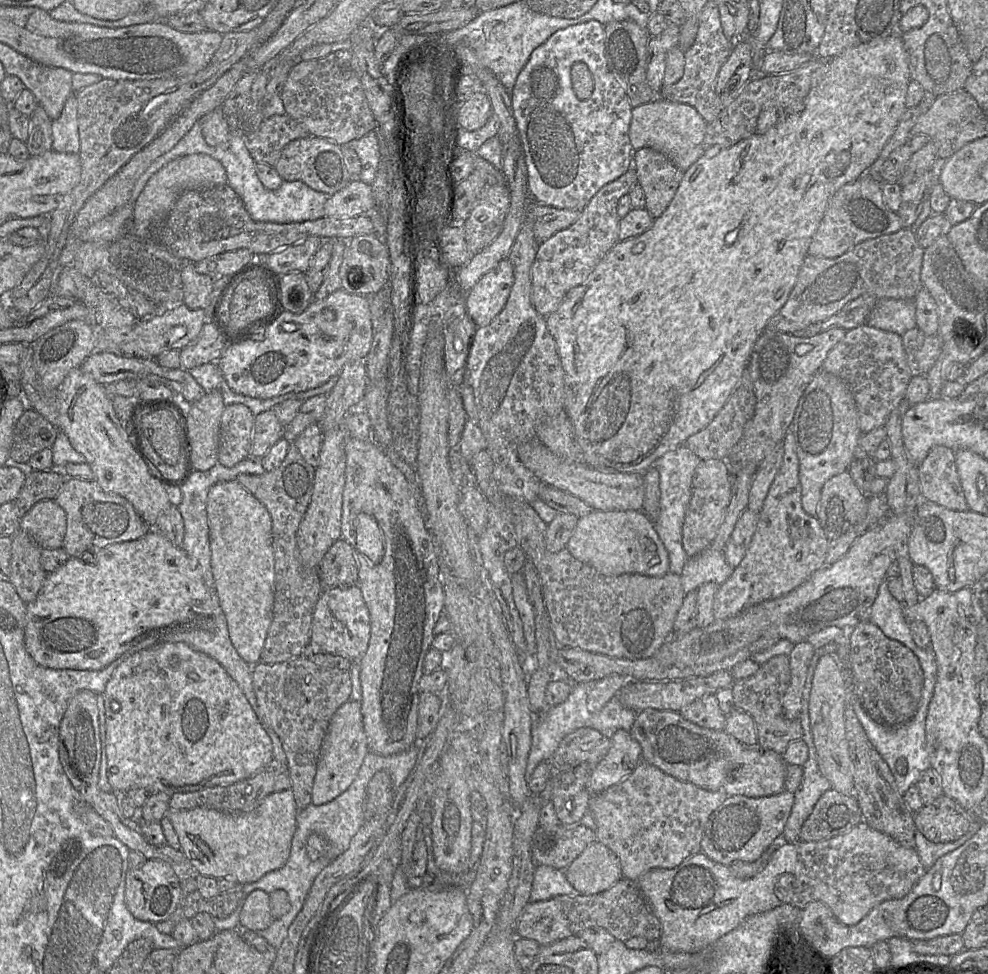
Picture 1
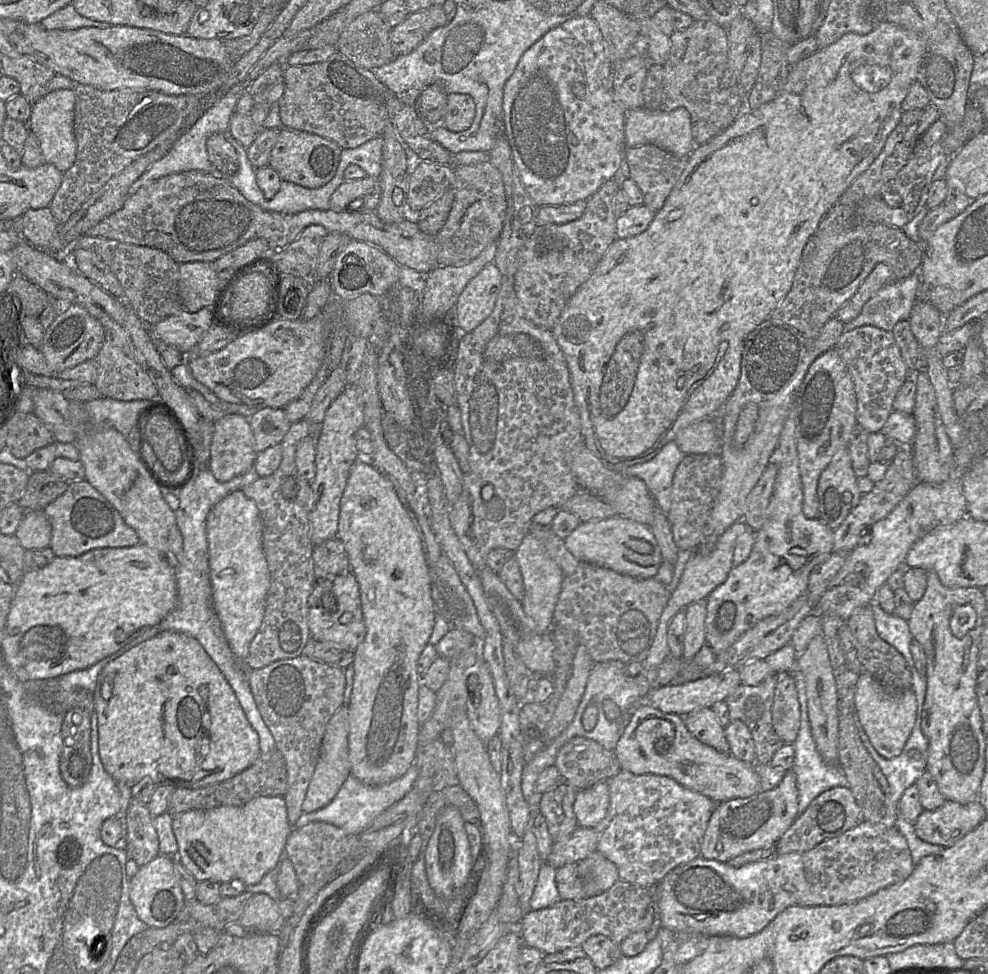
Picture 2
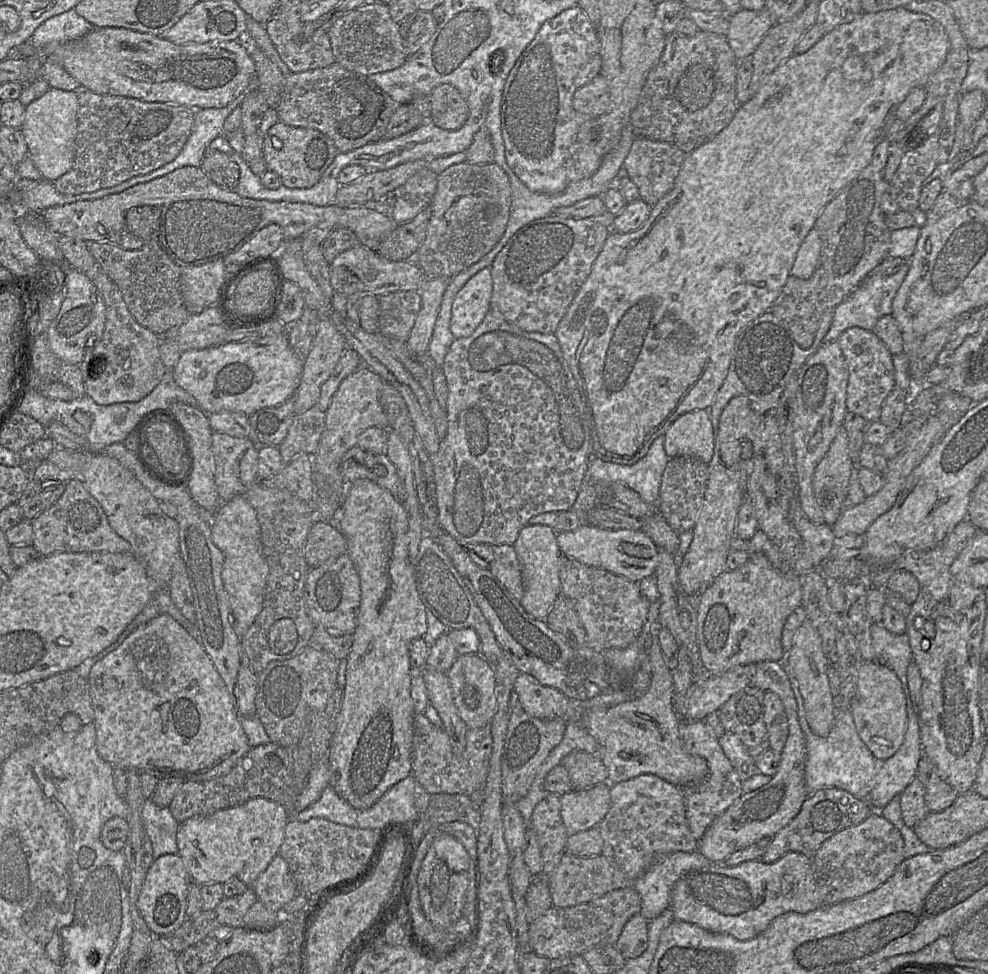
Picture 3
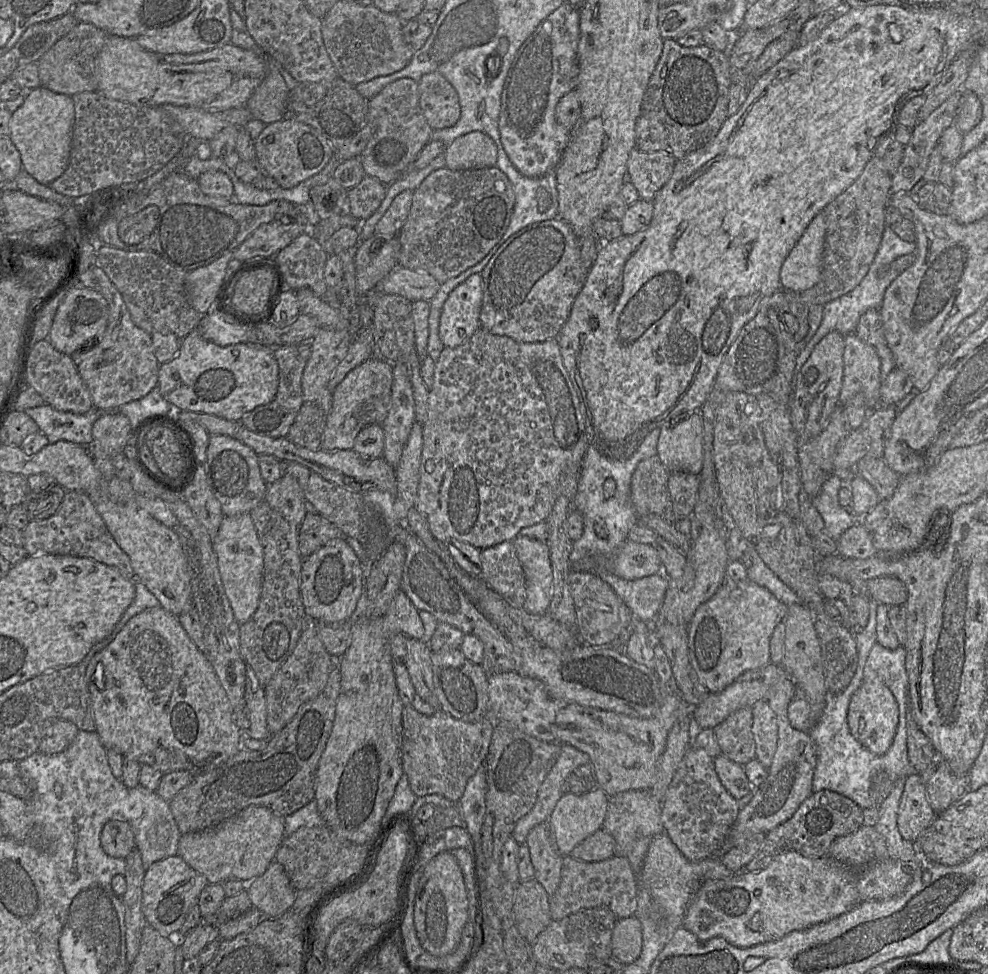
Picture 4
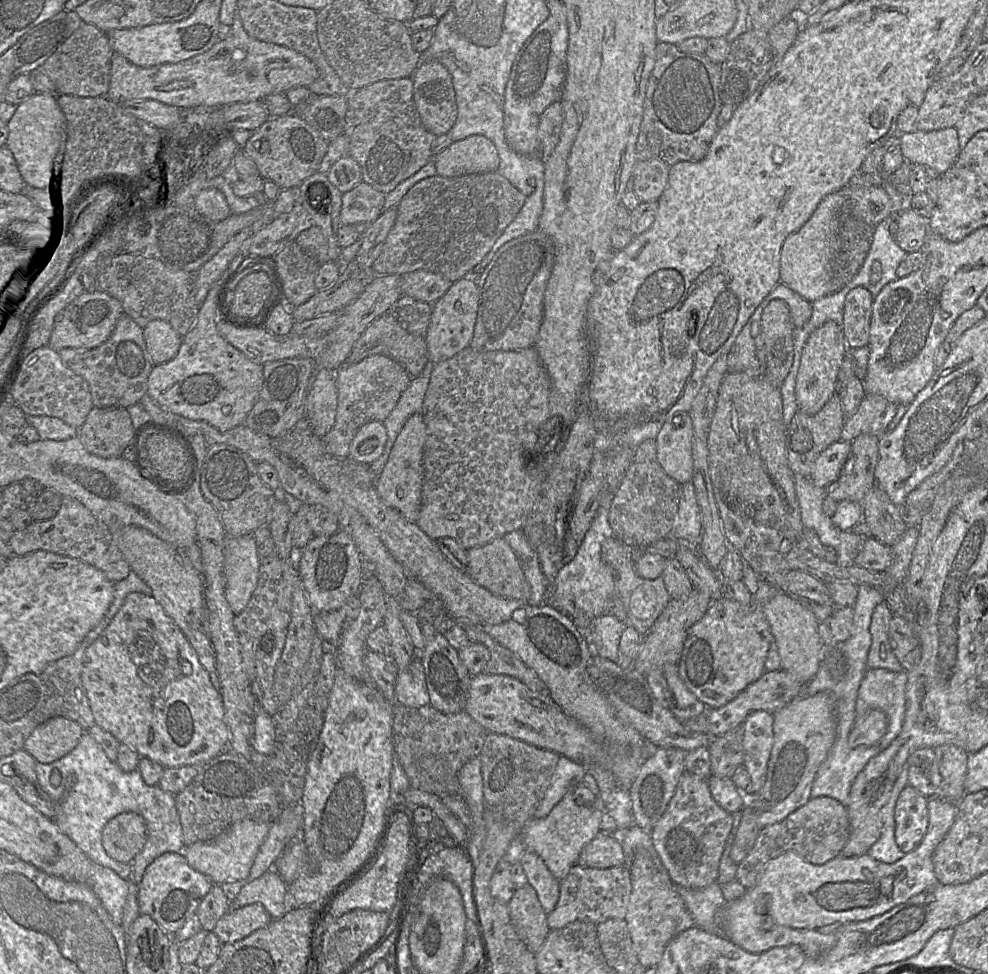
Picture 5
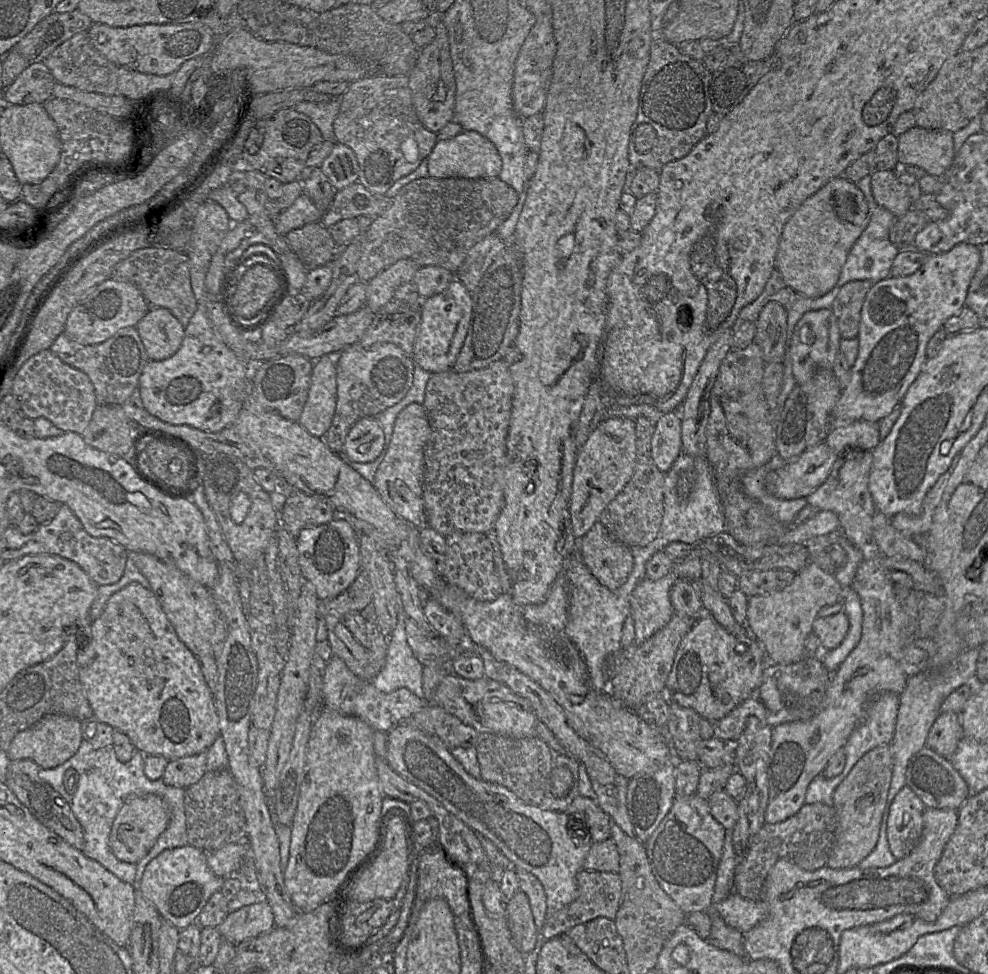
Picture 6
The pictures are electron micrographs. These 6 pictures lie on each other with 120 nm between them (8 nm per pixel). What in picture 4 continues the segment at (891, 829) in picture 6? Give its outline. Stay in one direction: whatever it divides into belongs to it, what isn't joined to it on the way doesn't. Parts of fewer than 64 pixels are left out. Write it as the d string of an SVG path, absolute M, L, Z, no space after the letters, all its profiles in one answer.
M910 772L905 778L898 808L897 826L900 835L907 841L916 842L936 815L929 803L926 786L920 774Z

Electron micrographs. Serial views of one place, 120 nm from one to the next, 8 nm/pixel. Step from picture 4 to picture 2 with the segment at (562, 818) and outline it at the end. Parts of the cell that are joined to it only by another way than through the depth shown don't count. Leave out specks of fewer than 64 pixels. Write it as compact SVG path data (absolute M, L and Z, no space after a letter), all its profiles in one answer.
M607 781L577 792L573 811L578 827L594 829L607 814L610 803Z

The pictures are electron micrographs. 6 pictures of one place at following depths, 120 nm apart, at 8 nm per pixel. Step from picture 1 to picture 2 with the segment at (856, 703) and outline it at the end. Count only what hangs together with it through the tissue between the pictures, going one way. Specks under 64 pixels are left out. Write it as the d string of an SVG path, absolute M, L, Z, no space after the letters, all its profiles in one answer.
M921 706L919 714L917 714L916 710L914 726L903 750L898 756L892 759L886 759L877 753L862 728L855 710L853 713L853 720L859 738L885 776L893 800L896 803L899 802L906 788L915 784L926 770L928 741L921 729L922 708L923 706Z

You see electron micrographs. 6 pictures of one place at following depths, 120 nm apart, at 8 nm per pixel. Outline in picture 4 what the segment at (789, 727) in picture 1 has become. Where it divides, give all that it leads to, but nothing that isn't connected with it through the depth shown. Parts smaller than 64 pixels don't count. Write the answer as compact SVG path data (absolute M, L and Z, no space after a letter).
M746 706L733 712L716 726L714 731L721 754L741 765L754 759L752 723L752 707Z

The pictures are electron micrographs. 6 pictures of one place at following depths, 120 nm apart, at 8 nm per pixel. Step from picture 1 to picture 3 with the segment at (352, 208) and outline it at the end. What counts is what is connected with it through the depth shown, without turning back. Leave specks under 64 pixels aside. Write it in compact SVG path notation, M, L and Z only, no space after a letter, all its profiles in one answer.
M419 159L387 170L366 172L362 178L339 186L335 204L347 207L382 202L387 194L403 185L410 176L425 167L426 163L427 160Z

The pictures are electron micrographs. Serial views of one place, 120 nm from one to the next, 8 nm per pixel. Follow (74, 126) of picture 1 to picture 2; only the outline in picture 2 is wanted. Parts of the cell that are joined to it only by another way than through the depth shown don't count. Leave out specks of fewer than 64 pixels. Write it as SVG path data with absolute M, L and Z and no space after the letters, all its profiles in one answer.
M59 89L47 93L32 104L32 112L27 123L29 131L37 137L45 163L54 165L64 173L76 160L76 140L74 135L74 89Z

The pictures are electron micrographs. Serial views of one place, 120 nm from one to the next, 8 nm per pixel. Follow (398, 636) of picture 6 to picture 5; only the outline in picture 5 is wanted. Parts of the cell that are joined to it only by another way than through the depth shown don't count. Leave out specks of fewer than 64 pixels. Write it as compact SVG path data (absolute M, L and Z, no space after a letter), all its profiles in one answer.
M418 654L406 669L398 671L395 694L397 704L406 707L430 705L424 667Z

